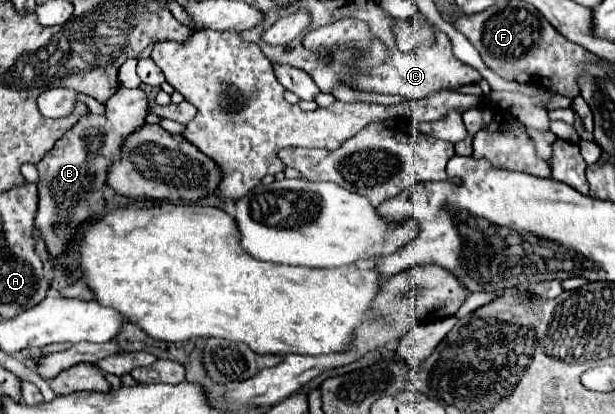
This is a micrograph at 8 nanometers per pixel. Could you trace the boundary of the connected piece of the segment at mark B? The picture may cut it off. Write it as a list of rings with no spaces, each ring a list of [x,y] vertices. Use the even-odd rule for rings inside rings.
[[[118,88],[108,102],[104,104],[104,114],[92,114],[86,112],[76,126],[70,128],[70,132],[64,134],[62,140],[54,144],[54,148],[36,164],[40,180],[38,180],[38,214],[36,214],[36,228],[42,234],[42,240],[48,246],[48,252],[52,258],[60,258],[68,246],[68,238],[72,238],[74,230],[88,218],[98,218],[104,214],[104,198],[102,198],[102,186],[106,184],[106,170],[118,160],[120,146],[128,134],[132,134],[136,128],[144,124],[144,118],[148,114],[148,98],[144,90],[128,90]]]

